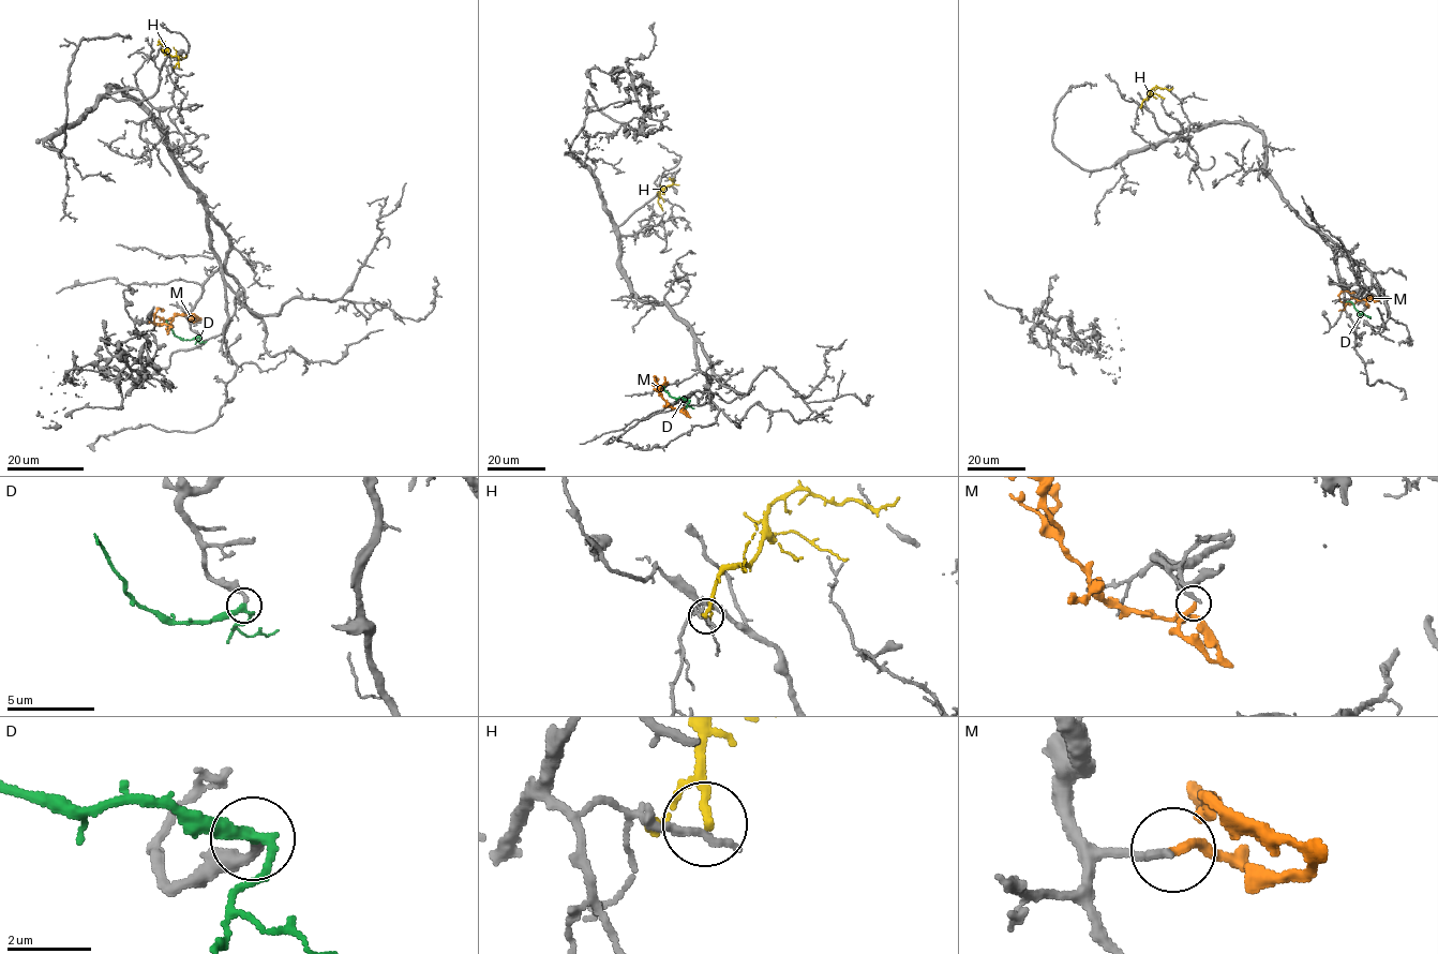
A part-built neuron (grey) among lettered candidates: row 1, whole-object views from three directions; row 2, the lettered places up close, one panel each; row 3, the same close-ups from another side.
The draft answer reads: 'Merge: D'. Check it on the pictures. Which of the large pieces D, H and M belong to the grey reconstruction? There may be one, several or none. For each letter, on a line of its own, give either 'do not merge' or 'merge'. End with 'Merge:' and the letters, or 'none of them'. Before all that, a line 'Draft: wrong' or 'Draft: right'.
Draft: right
D: merge
H: do not merge
M: do not merge
Merge: D

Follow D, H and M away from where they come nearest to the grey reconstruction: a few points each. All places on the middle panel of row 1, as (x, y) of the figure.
D: (688, 400), (672, 398), (663, 389), (663, 384)
H: (673, 179), (671, 185), (659, 190), (658, 202), (662, 211)
M: (684, 407), (682, 411), (687, 416), (684, 410), (669, 404), (655, 377), (659, 393)

